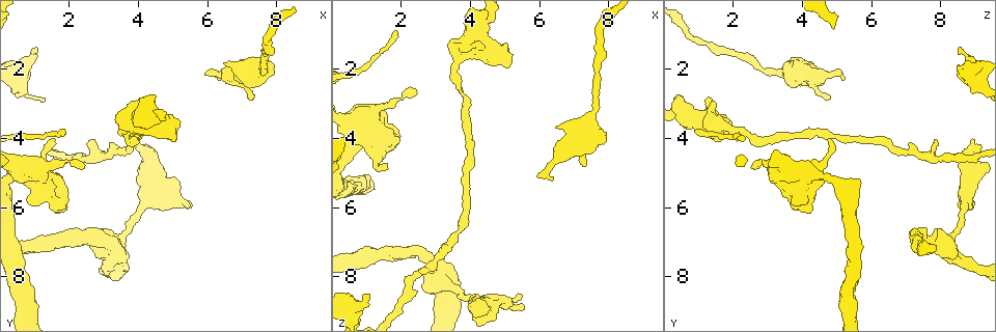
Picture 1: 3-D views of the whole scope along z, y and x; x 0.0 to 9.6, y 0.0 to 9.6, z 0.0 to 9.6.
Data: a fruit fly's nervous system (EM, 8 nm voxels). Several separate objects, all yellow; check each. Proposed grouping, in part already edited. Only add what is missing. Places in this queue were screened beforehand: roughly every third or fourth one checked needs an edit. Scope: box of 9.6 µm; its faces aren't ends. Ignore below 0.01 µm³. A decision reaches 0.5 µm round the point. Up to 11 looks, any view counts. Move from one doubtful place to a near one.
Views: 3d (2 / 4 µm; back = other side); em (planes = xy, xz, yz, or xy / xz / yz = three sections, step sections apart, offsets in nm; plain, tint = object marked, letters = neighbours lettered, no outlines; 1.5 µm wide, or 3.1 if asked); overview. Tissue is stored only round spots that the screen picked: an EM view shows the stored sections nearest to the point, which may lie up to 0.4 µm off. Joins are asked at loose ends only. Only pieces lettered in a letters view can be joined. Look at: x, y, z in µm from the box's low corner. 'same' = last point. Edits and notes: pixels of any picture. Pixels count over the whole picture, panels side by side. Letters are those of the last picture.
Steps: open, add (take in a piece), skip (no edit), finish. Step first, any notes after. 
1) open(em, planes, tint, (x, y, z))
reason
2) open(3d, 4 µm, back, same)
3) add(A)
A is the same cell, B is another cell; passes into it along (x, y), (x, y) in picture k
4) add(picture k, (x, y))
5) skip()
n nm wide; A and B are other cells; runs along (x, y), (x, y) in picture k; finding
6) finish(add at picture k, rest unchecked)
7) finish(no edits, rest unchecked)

open(em, planes, plain, (5.50, 6.05, 8.85))
branch stops here

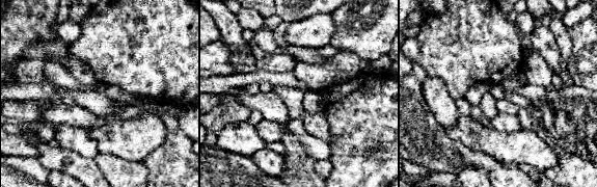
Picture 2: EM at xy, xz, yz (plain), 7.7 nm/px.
open(em, planes, letters, same)
what lies round it

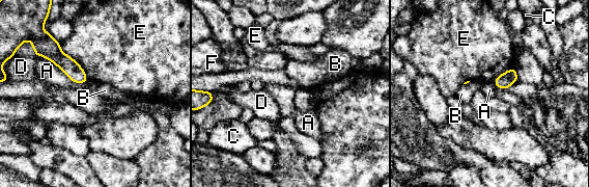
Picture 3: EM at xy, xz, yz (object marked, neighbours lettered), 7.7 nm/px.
skip()
A, B, C, D, E and F are other cells; runs along (49, 56), (57, 56), (84, 79) in picture 3; no lettered piece goes on from it

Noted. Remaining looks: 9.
open(em, planes, letters, (2.60, 4.10, 7.80))
branch stops here

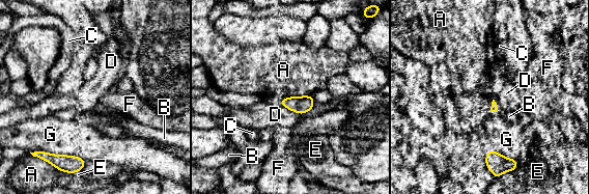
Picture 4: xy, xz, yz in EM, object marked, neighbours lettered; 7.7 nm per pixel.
skip()
A, B, C, D, E, F and G are other cells; border along (311, 94), (285, 96), (279, 101) in picture 4; none of them fits

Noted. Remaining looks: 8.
open(3d, 4 µm, (7.35, 2.80, 4.80))
branch stops here

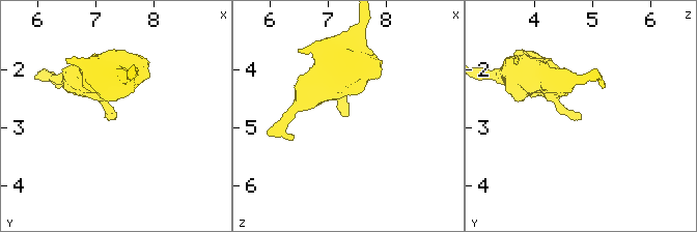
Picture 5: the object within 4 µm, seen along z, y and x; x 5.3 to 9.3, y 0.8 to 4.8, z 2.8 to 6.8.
open(em, planes, letters, (7.35, 2.85, 4.85))
need the tissue

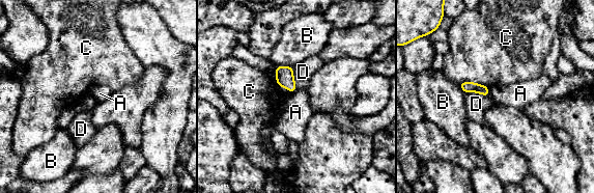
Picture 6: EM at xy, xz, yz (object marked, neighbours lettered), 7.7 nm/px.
skip()
C touches over 240 nm; A, B, C and D are other cells; none of them fits

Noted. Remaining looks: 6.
open(3d, 4 µm, (1.05, 1.35, 8.60))
free end

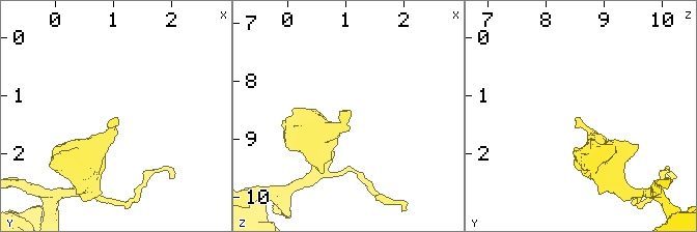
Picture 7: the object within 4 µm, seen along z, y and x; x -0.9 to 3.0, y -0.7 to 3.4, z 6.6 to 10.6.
open(em, yz, step 8, letters, (1.05, 1.40, 8.60))

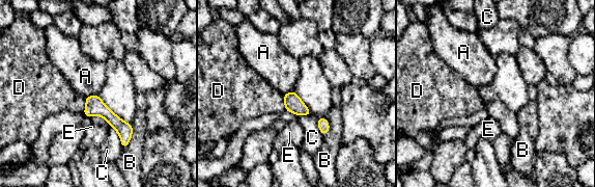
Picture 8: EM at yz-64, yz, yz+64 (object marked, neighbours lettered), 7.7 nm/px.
open(em, xz, step 8, letters, same)

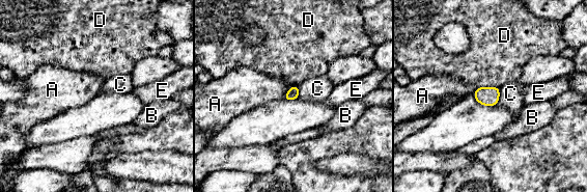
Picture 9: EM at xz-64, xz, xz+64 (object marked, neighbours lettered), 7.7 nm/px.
skip()
D touches over 180 nm; A, B, C, D and E are other cells; none of them fits

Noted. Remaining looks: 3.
finish(no edits, rest unchecked)

